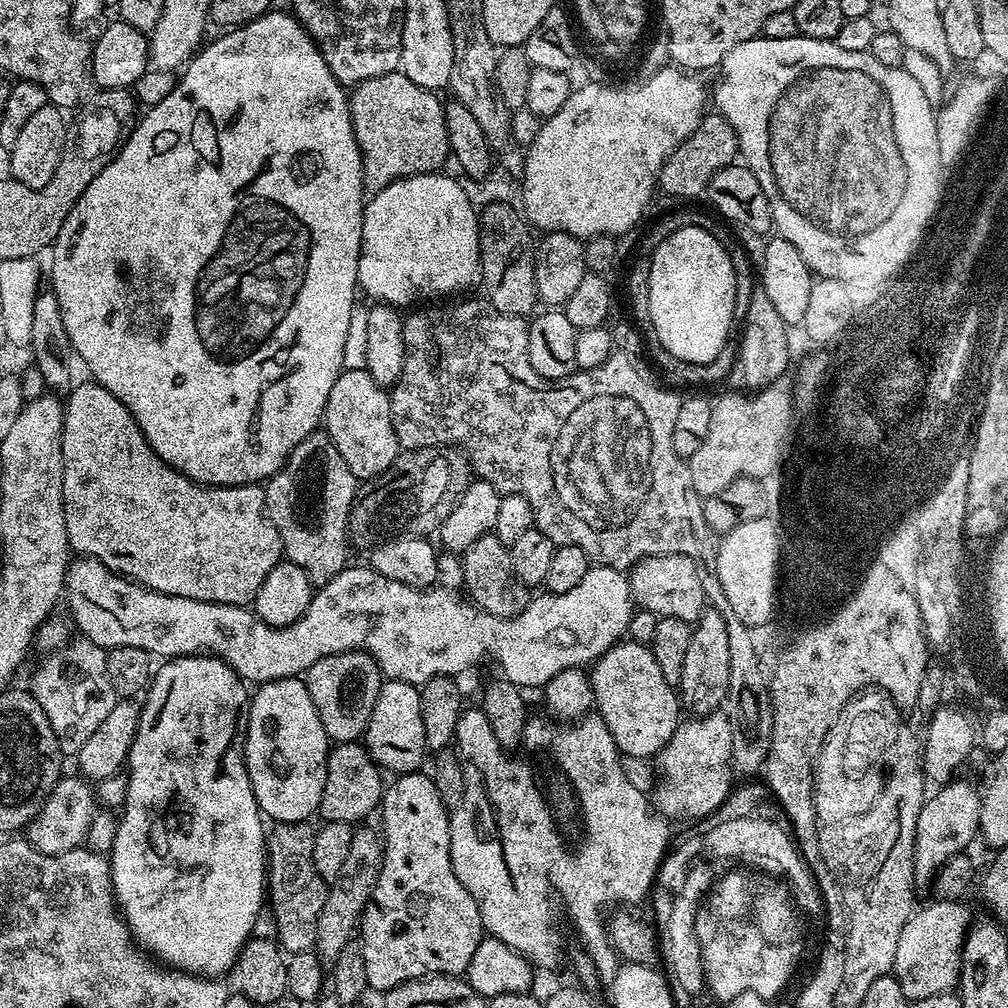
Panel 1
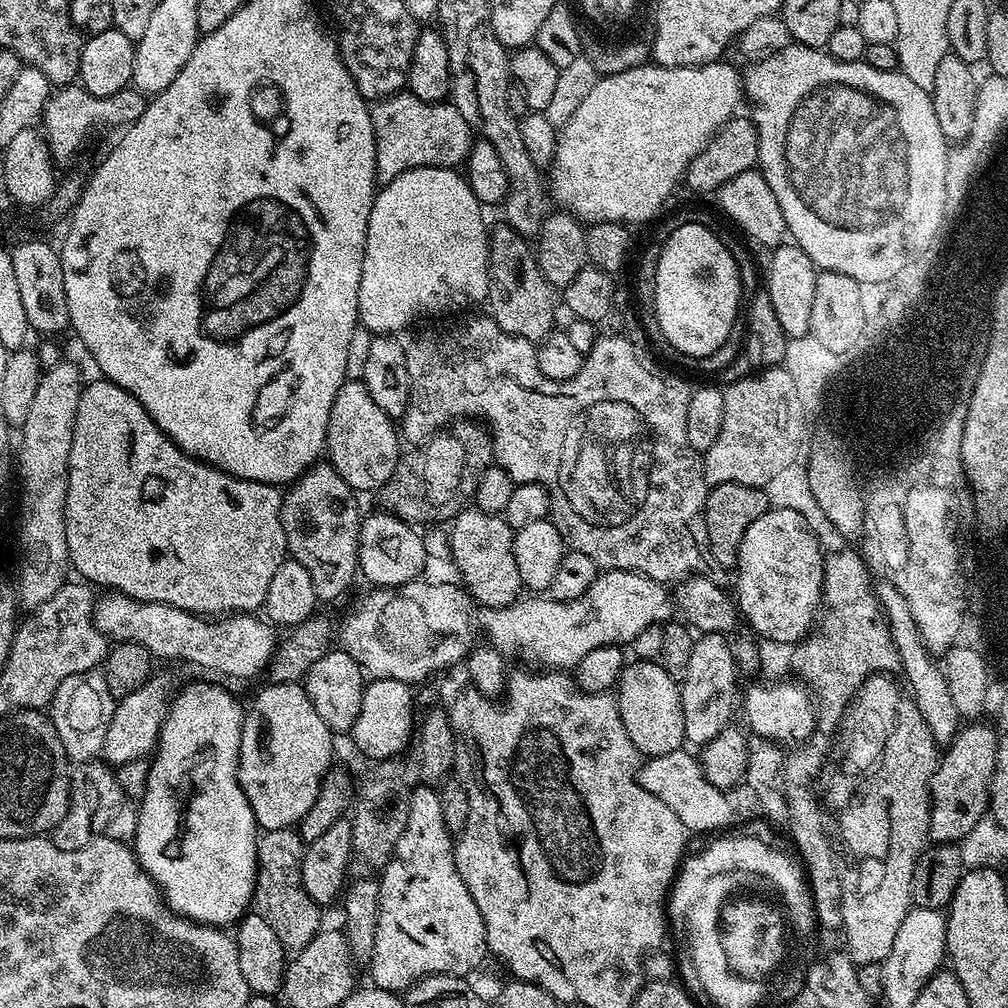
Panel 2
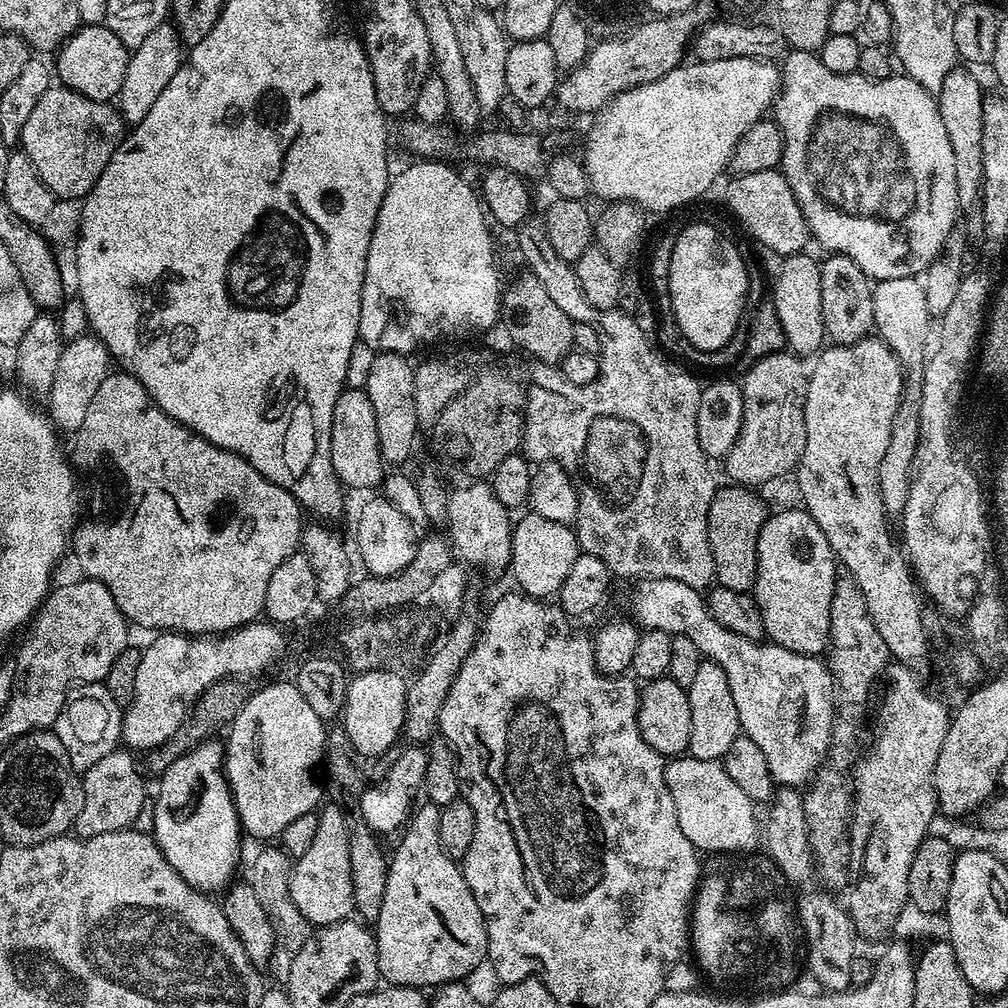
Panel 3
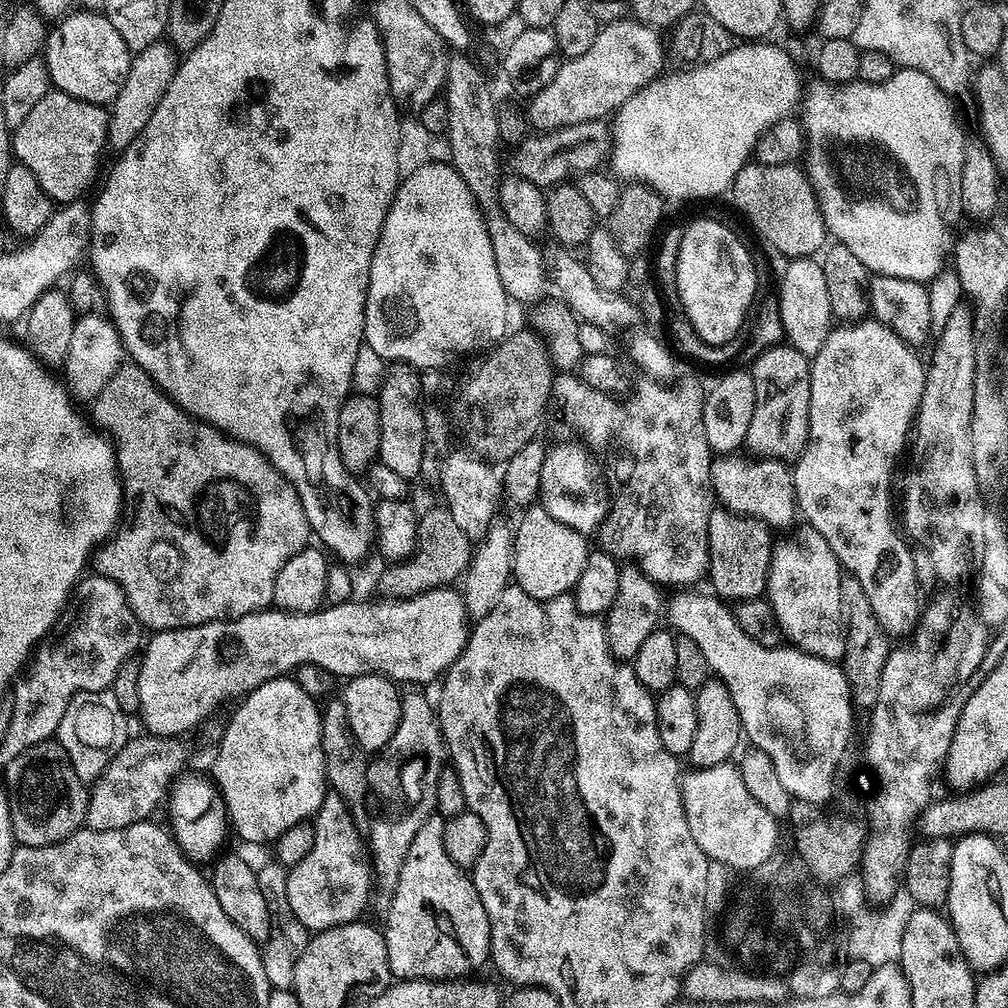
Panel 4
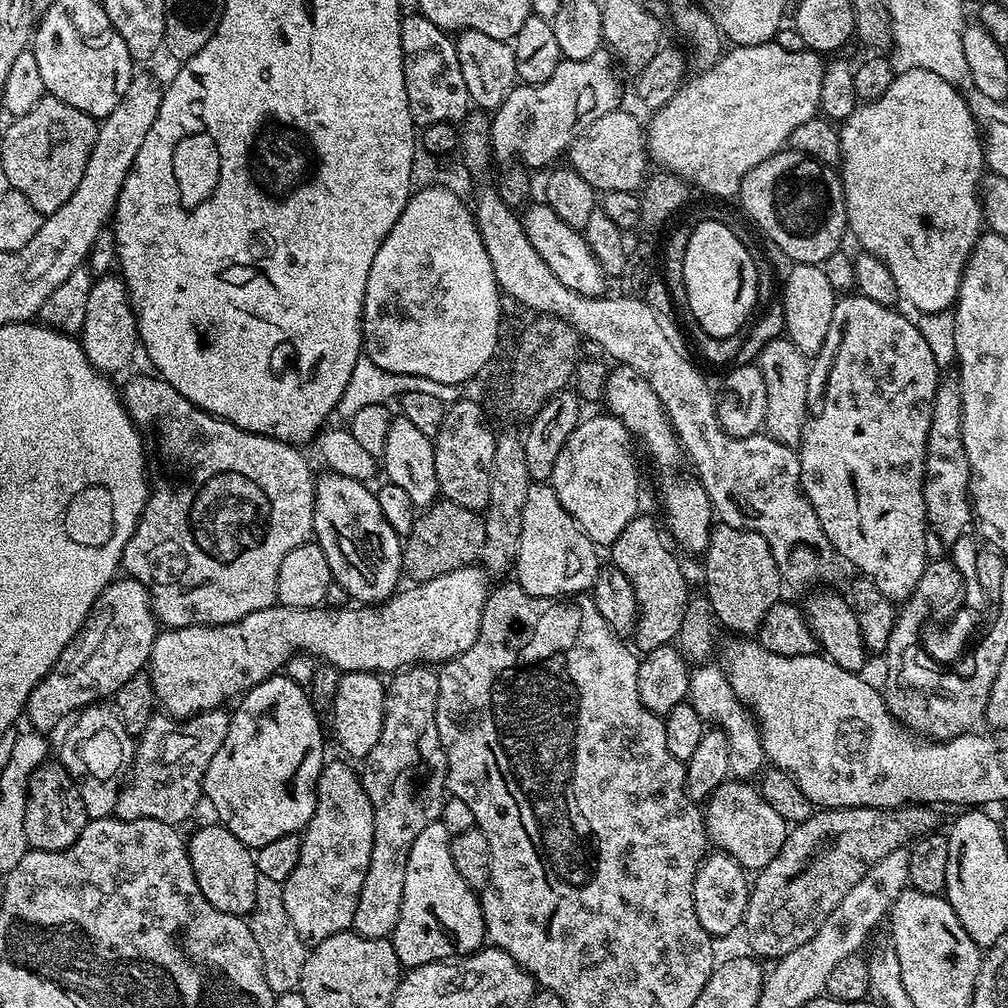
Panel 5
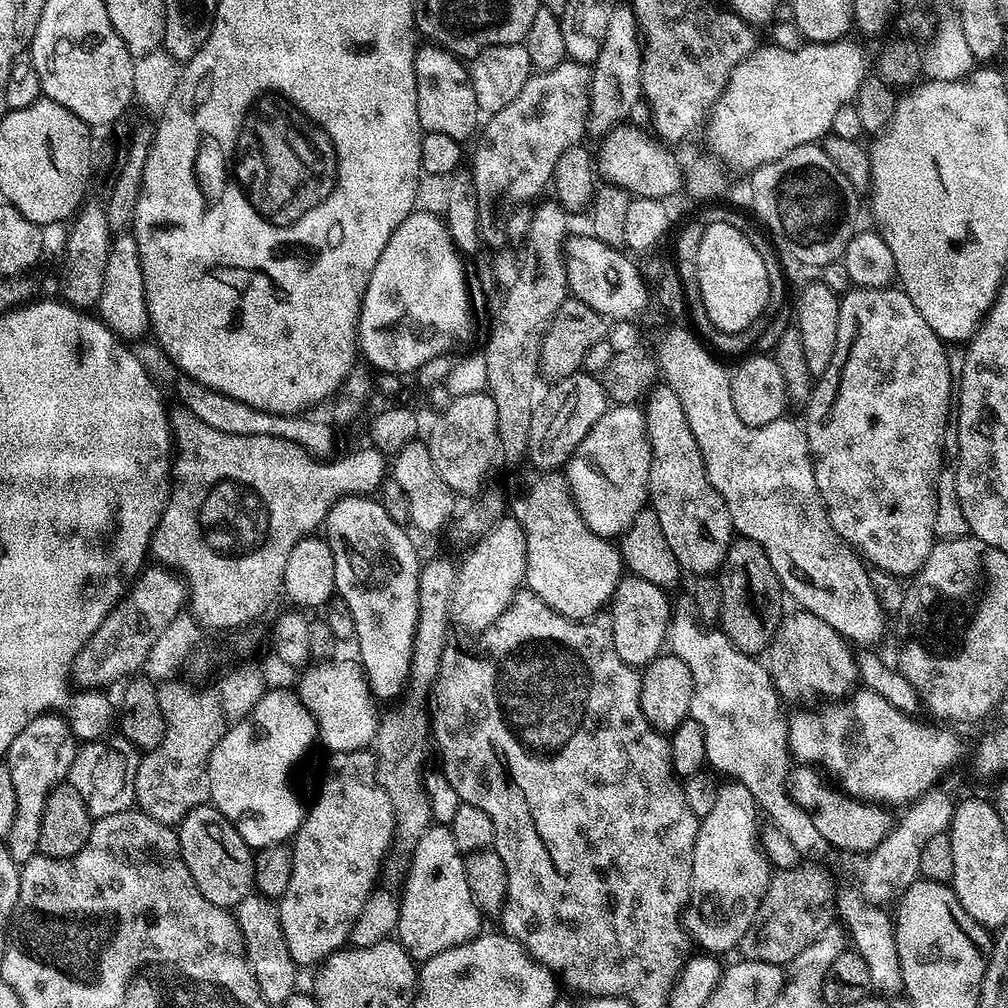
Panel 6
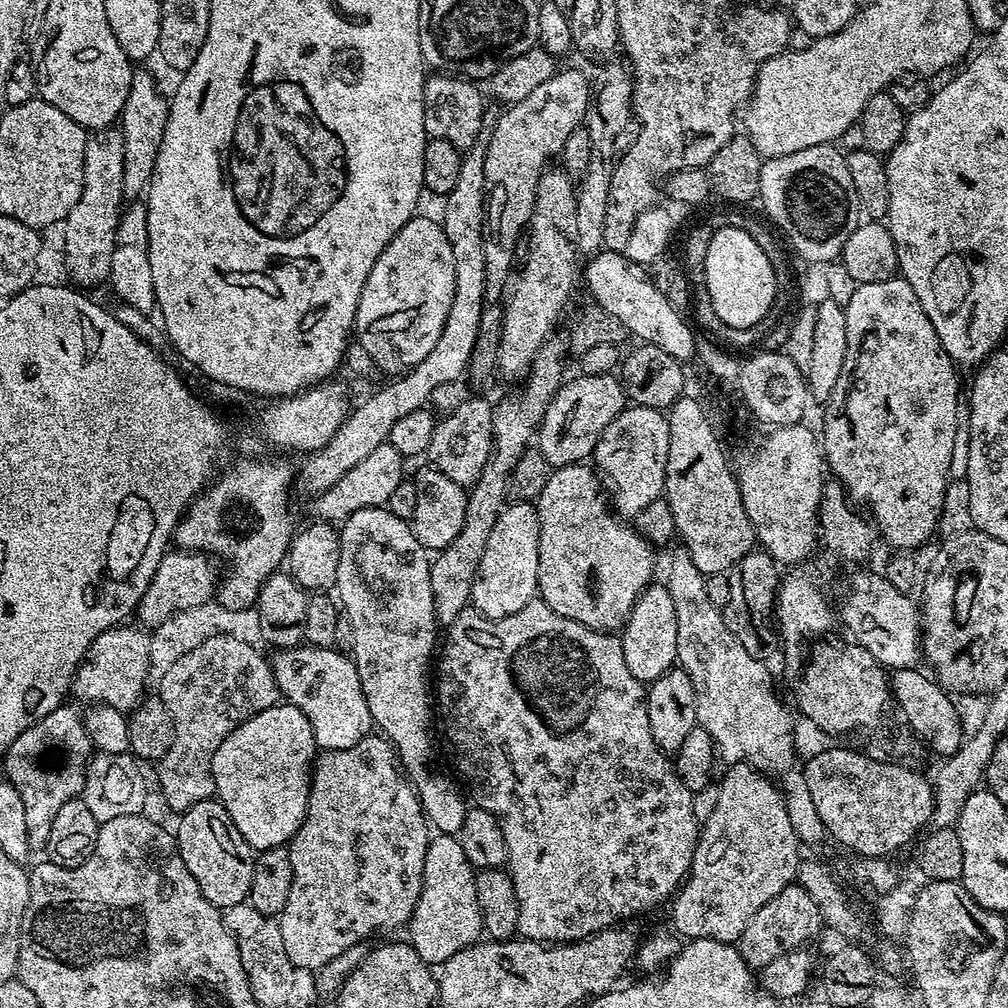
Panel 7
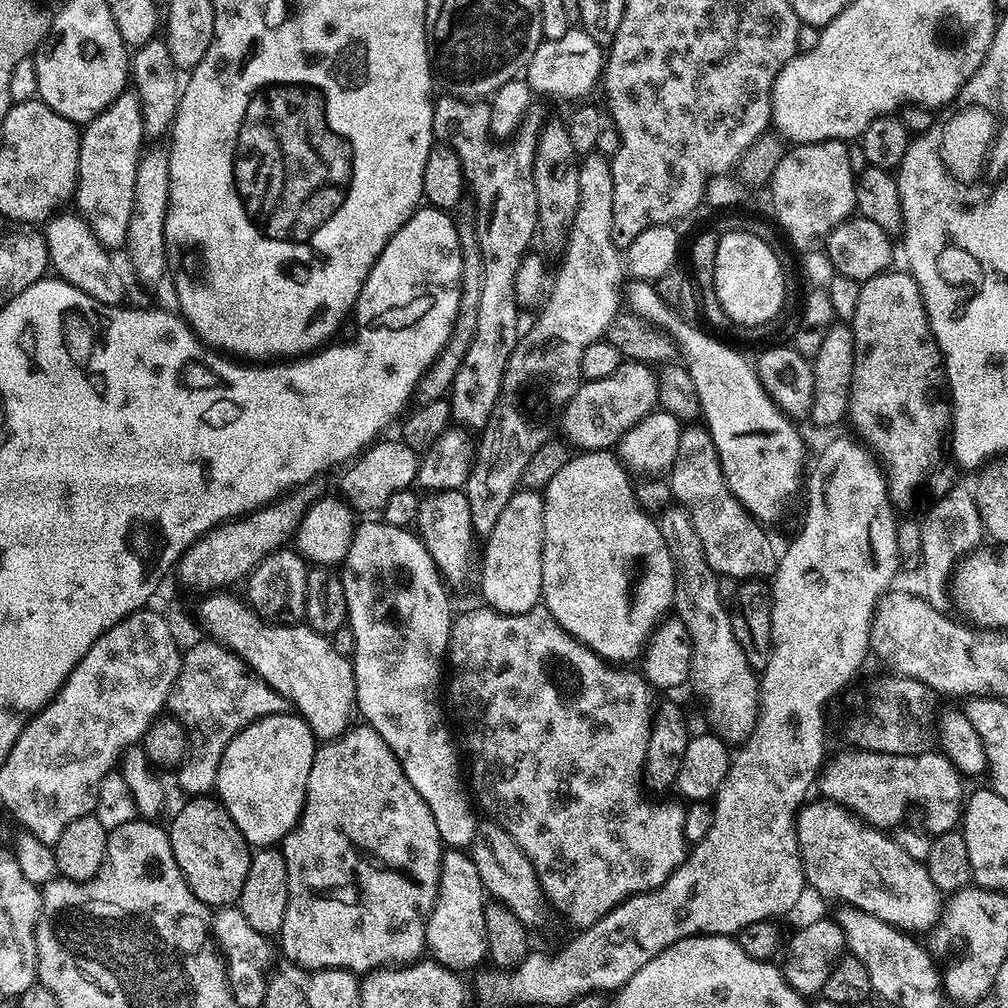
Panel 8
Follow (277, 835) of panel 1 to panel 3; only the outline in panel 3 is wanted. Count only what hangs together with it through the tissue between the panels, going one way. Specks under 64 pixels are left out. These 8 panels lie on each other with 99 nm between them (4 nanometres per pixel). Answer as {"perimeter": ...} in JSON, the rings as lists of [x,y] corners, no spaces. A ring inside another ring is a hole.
{"perimeter":[[[279,846],[261,848],[264,849],[253,858],[252,869],[249,870],[246,880],[251,884],[258,902],[262,902],[262,910],[266,910],[266,914],[274,926],[276,949],[272,955],[270,971],[280,979],[277,981],[284,982],[287,981],[290,974],[290,962],[294,962],[294,954],[298,954],[302,942],[306,942],[310,925],[302,914],[302,910],[298,910],[298,906],[294,906],[294,902],[290,898],[290,874],[293,861],[288,853]]]}

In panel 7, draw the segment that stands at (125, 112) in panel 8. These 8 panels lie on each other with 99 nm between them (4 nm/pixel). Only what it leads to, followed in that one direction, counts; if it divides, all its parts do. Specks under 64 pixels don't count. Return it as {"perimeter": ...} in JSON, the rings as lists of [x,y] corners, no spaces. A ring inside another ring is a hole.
{"perimeter":[[[115,127],[97,131],[86,146],[84,185],[78,206],[64,219],[65,262],[68,279],[77,289],[89,290],[110,280],[110,262],[116,245],[116,231],[125,203],[122,194],[122,134]]]}

